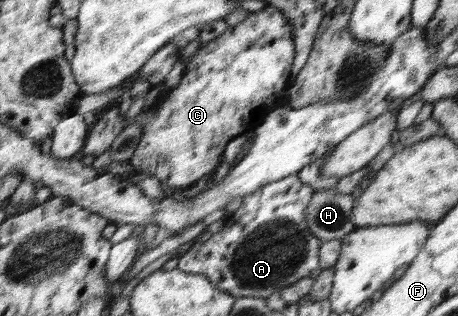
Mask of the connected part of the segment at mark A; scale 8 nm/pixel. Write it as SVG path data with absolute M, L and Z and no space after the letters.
M297 174L275 182L267 183L243 198L241 206L232 216L227 217L223 228L204 242L196 241L180 254L178 267L182 271L206 275L223 292L238 297L267 298L310 277L318 269L318 247L320 241L310 231L304 219L304 210L308 205L314 189L303 183Z

